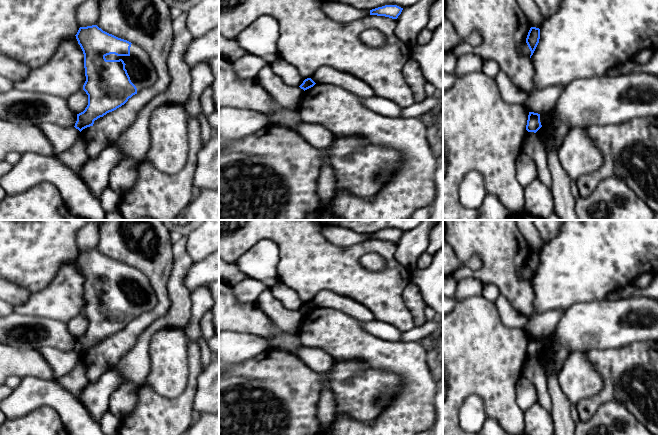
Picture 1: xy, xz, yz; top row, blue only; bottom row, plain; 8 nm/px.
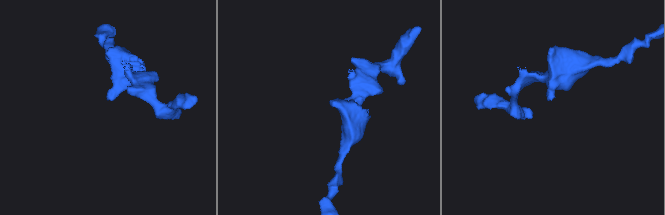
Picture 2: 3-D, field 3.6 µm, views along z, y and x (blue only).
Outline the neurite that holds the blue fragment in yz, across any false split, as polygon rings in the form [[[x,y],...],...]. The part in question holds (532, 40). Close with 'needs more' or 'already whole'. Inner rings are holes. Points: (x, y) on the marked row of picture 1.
[[[531,27],[526,38],[526,43],[531,51],[530,58],[533,55],[539,43],[539,39],[540,39],[540,29],[536,27]]] | already whole

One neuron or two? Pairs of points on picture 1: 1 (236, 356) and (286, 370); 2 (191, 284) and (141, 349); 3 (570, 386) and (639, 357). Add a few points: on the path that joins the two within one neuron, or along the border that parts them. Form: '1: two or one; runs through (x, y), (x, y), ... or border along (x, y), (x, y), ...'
1: two; border along (269, 348), (229, 369)
2: two; border along (192, 265), (184, 279), (184, 285), (190, 291)
3: two; border along (586, 354), (602, 379), (602, 388), (593, 396)

